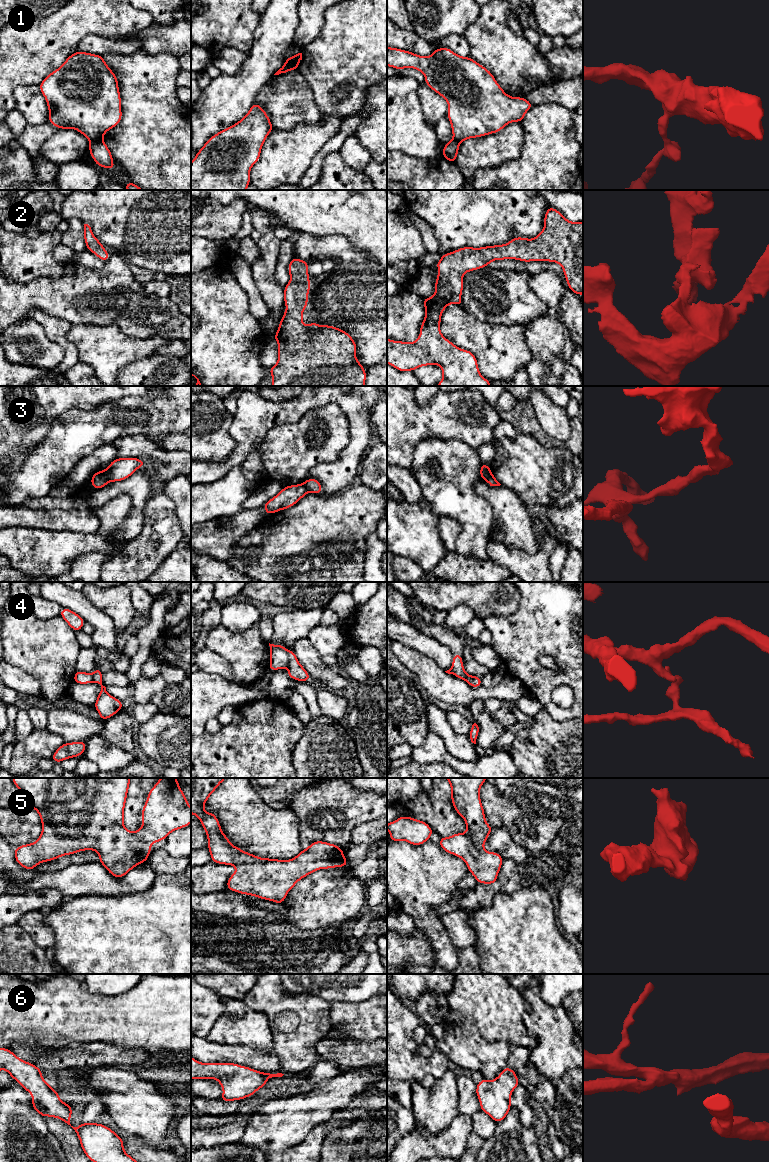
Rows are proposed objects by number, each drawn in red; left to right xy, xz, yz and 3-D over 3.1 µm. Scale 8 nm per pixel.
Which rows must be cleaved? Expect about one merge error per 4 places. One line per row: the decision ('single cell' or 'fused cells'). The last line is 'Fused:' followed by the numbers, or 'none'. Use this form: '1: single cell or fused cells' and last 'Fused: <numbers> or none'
1: fused cells
2: single cell
3: fused cells
4: fused cells
5: single cell
6: single cell
Fused: 1, 3, 4

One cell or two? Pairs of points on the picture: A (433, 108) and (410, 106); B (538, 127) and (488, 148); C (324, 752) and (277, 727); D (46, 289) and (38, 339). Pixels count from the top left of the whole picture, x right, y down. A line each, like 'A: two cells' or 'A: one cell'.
A: two cells
B: two cells
C: two cells
D: two cells

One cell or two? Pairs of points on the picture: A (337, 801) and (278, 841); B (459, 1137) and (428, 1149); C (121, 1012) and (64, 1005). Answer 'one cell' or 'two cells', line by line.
A: two cells
B: one cell
C: one cell

